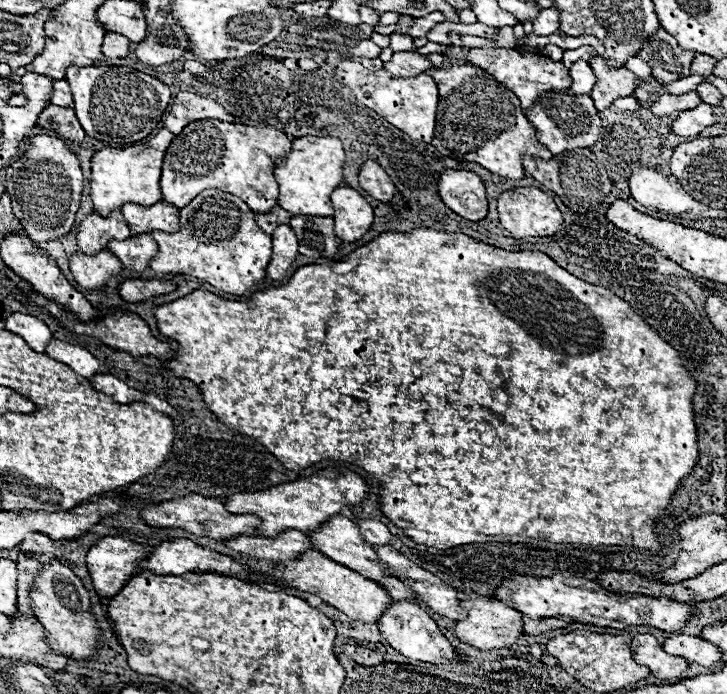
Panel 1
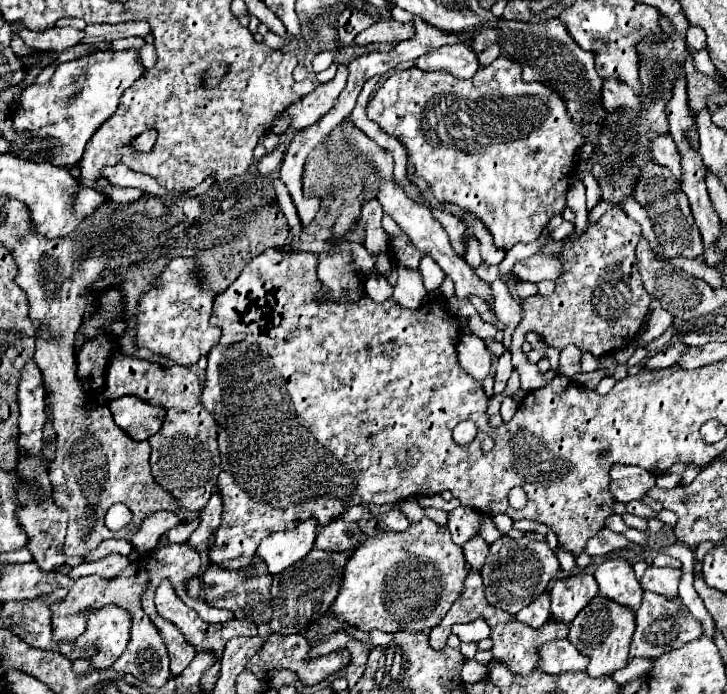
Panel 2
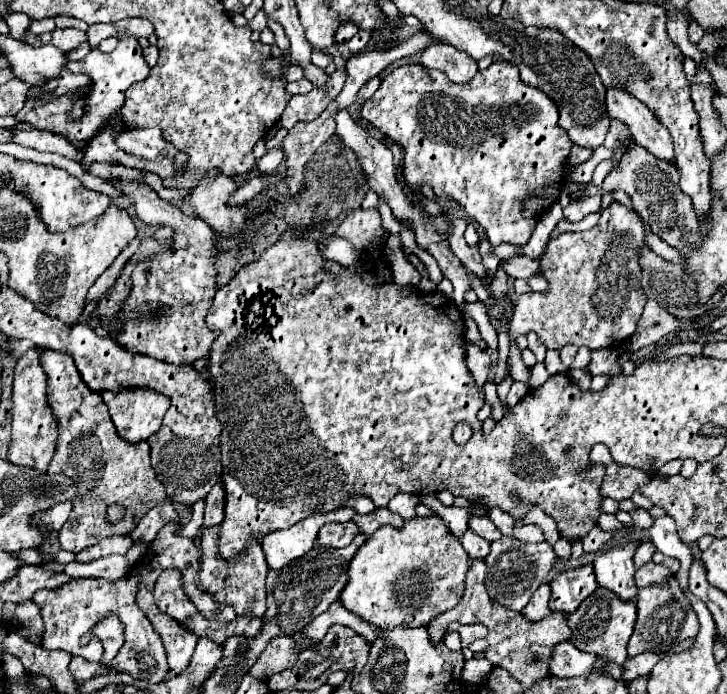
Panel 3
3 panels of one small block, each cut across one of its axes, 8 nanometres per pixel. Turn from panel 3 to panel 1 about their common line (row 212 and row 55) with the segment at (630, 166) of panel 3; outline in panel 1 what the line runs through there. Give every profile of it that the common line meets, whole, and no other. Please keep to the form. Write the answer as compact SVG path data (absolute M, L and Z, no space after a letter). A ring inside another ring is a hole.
M662 28L644 42L644 48L638 52L638 58L646 60L652 68L652 76L664 82L674 82L684 76L690 76L690 64L694 60L692 50L684 50L676 44L676 38L664 32Z

